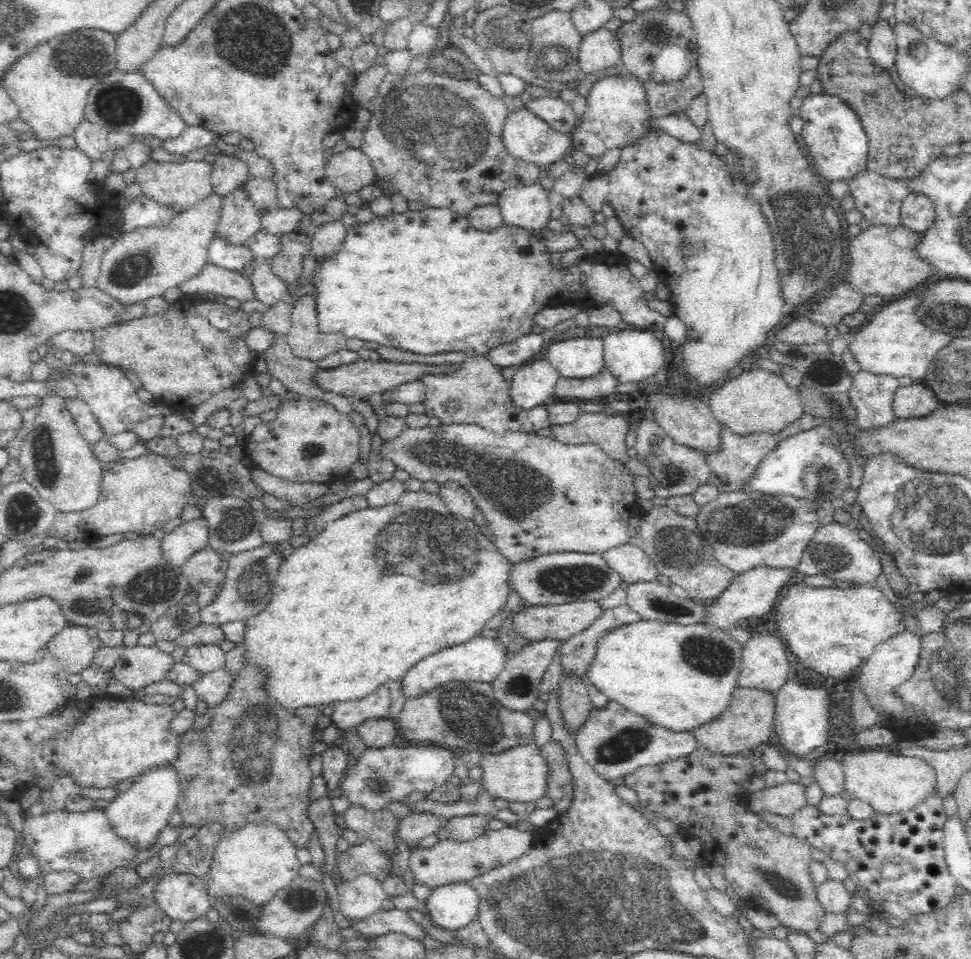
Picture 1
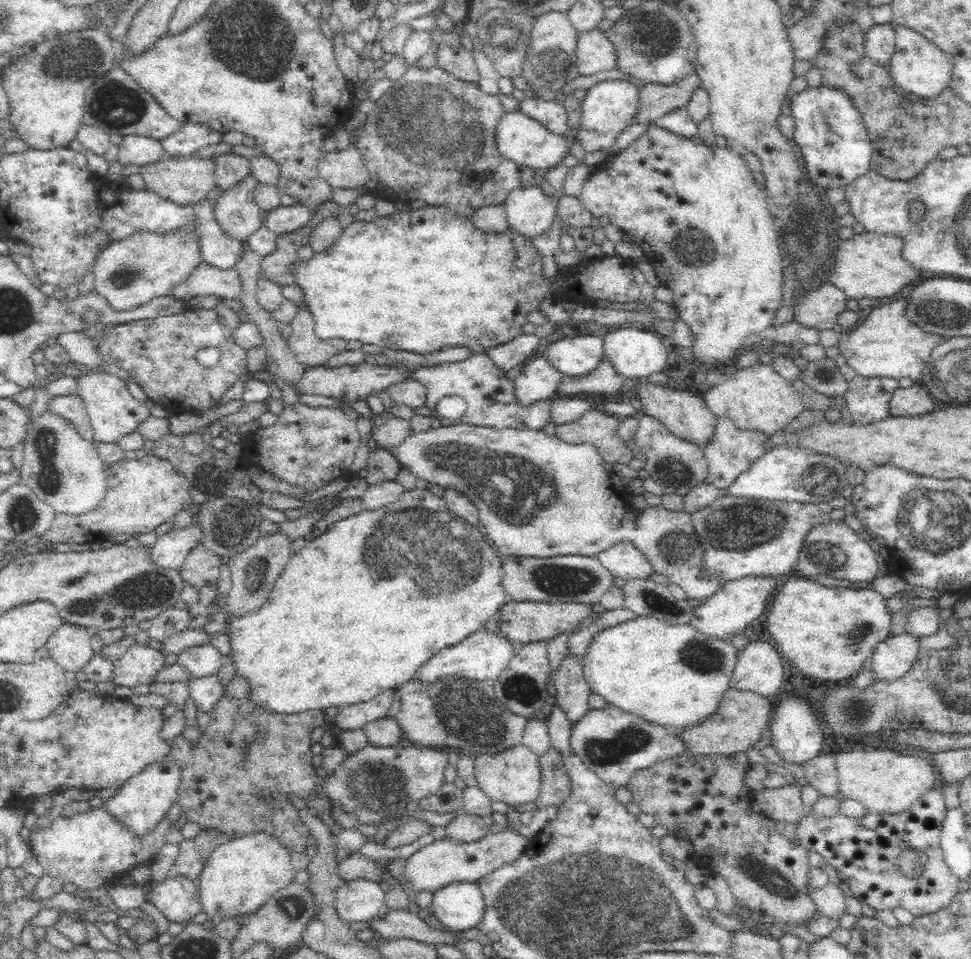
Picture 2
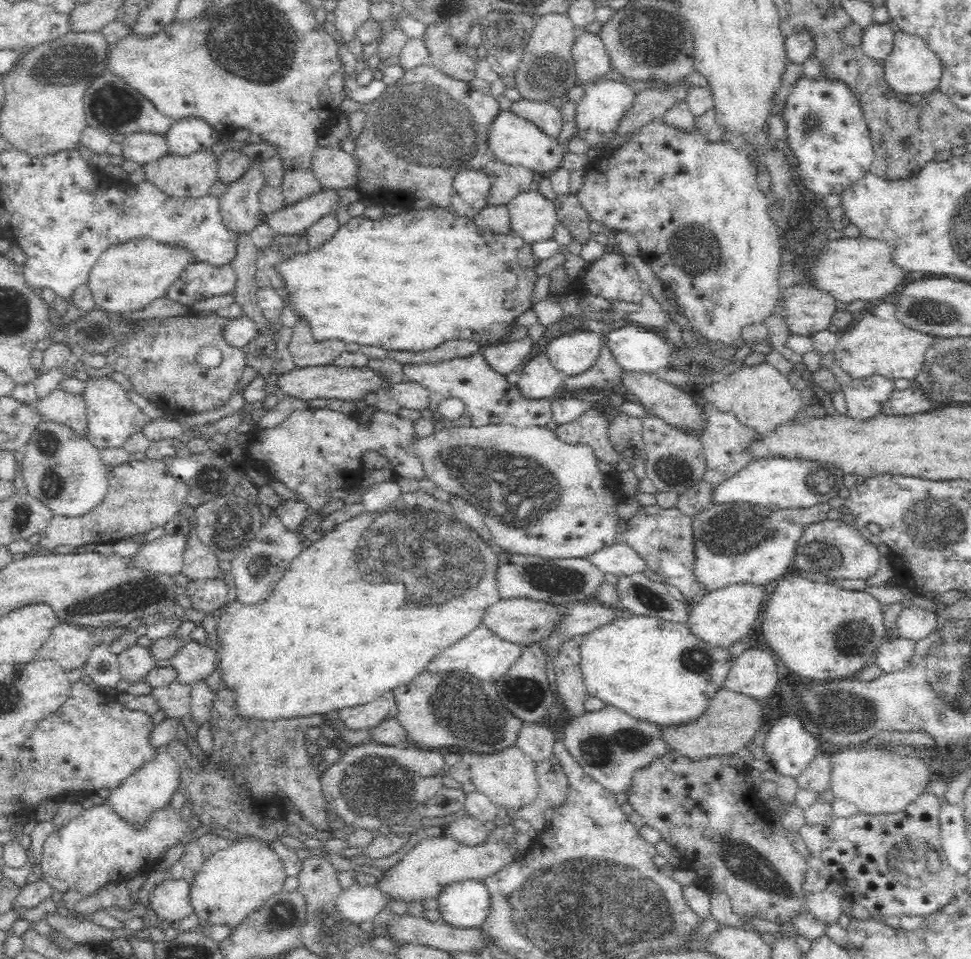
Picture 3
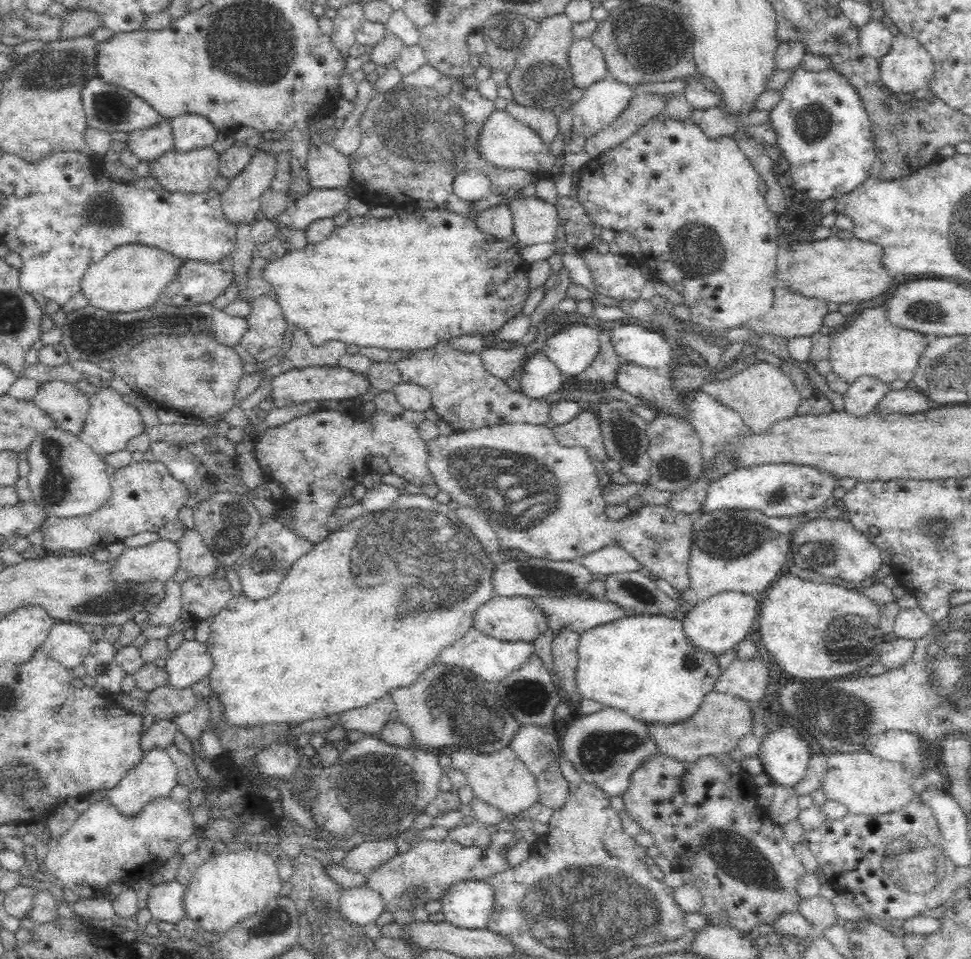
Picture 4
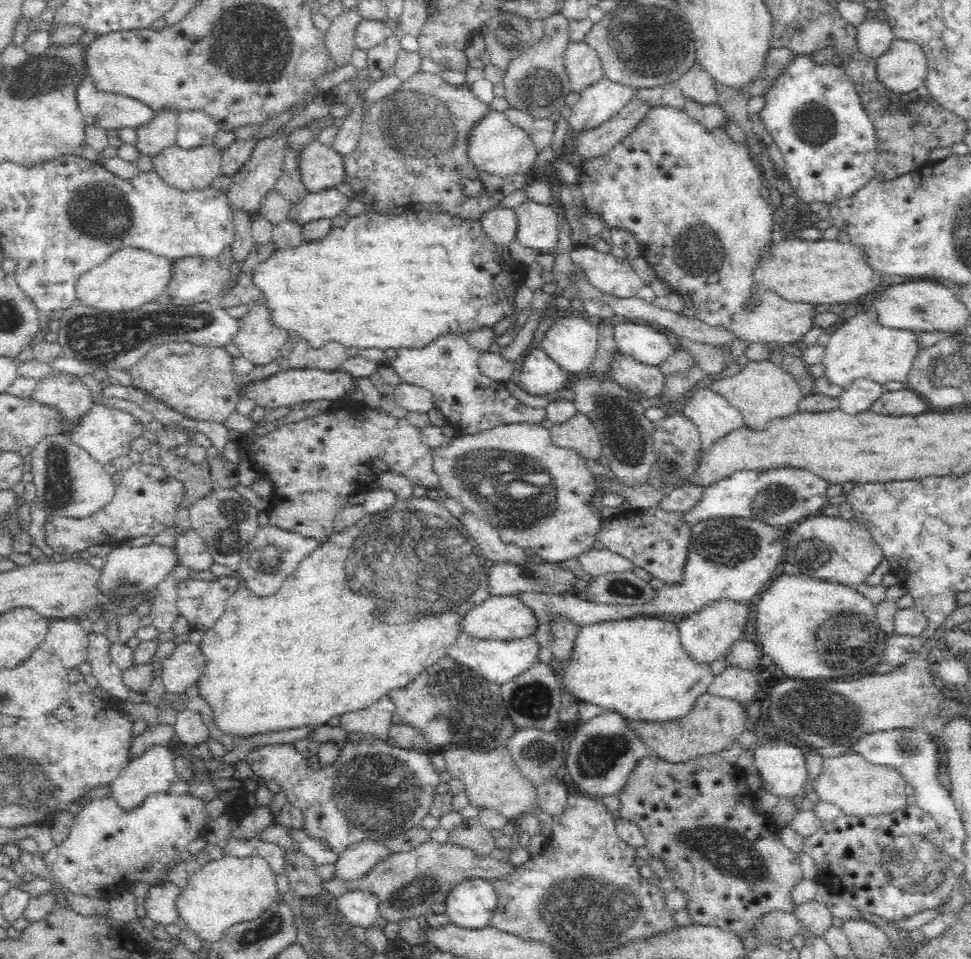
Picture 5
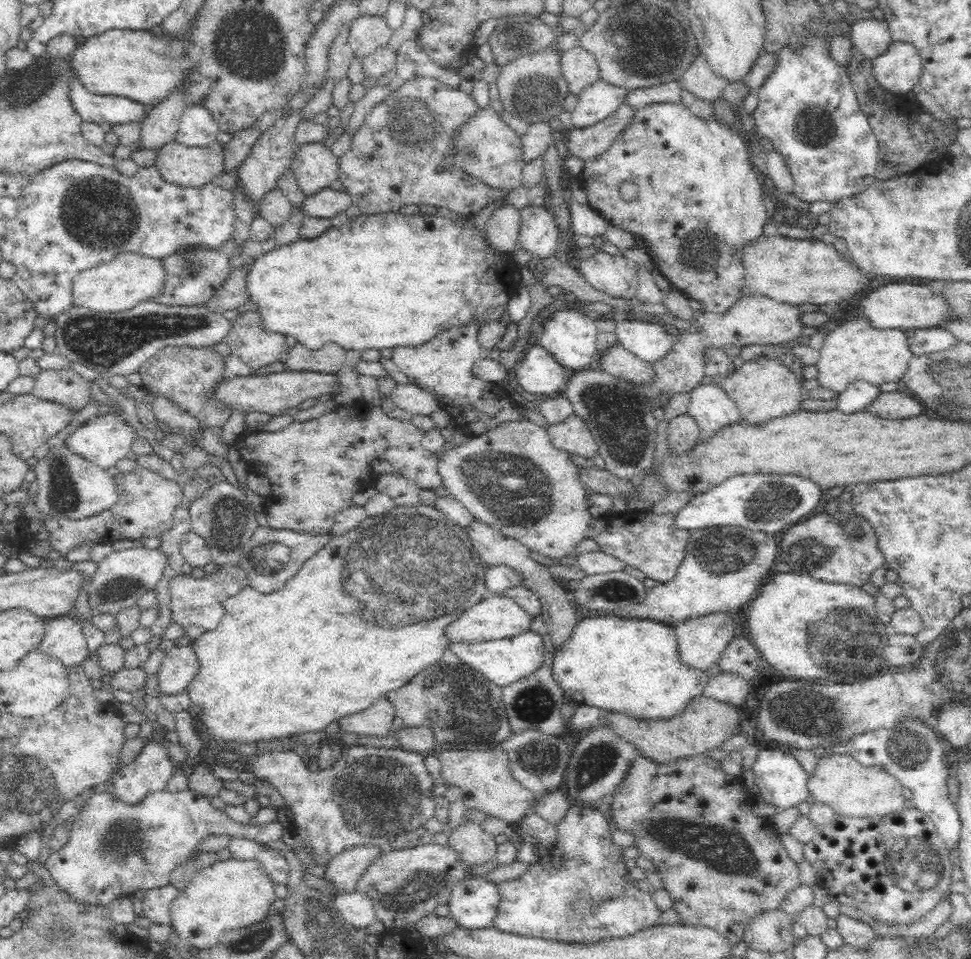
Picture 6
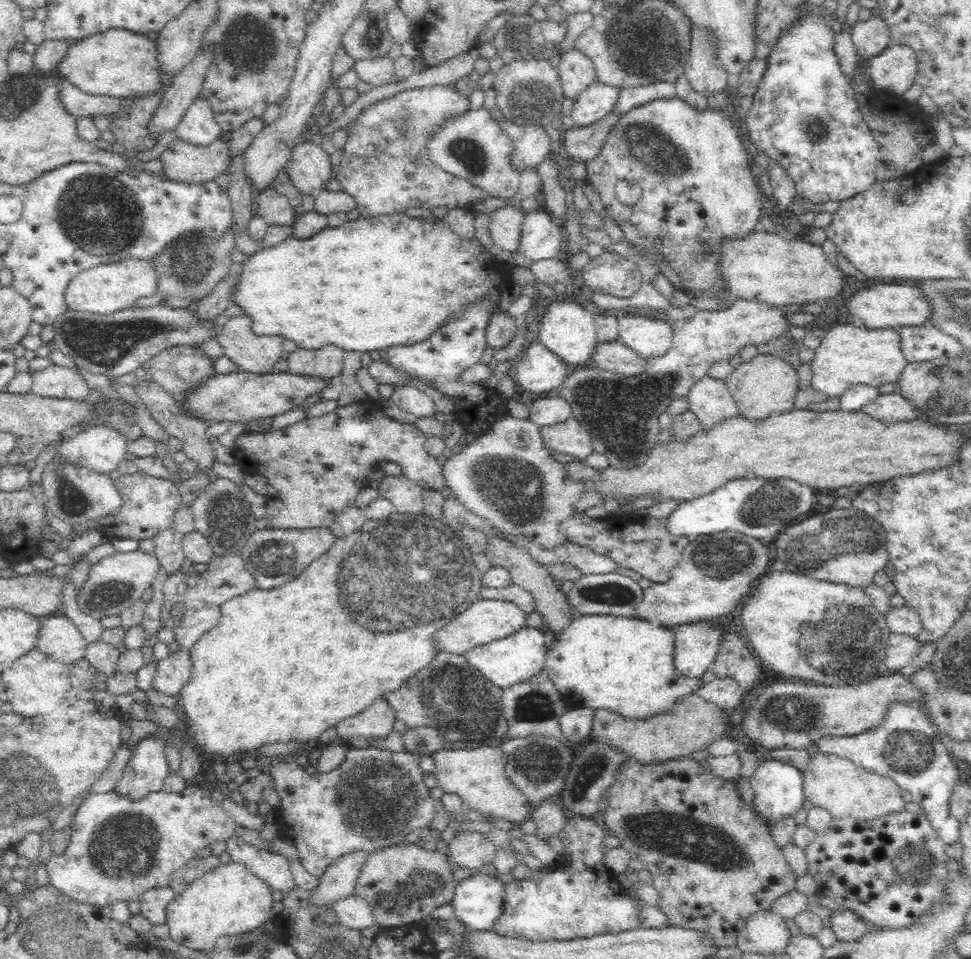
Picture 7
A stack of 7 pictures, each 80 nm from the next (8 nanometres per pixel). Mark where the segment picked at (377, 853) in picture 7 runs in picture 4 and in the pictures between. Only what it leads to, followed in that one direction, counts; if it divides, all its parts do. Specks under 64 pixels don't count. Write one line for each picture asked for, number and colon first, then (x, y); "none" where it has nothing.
4: (410, 879)
5: (407, 883)
6: (405, 885)

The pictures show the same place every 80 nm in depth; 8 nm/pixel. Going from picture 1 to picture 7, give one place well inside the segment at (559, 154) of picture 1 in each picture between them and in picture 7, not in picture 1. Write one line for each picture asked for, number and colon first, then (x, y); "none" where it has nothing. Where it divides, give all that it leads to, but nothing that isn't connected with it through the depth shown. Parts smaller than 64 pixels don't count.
2: (520, 138)
3: (513, 139)
4: (507, 142)
5: (496, 144)
6: (486, 148)
7: (472, 146)

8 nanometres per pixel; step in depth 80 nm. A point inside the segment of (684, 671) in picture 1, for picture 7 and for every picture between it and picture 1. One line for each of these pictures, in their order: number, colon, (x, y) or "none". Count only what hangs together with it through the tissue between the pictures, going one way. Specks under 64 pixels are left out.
2: (672, 675)
3: (654, 670)
4: (646, 665)
5: (637, 666)
6: (631, 666)
7: (624, 664)

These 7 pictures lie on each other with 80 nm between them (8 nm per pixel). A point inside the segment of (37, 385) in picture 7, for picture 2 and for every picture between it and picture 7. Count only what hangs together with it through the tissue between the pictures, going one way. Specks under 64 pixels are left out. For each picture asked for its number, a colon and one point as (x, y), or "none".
2: (72, 407)
3: (70, 409)
4: (68, 408)
5: (67, 394)
6: (65, 386)

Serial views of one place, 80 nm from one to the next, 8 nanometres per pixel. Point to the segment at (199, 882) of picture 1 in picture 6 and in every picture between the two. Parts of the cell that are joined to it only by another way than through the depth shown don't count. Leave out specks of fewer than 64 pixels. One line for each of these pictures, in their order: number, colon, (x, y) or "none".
2: (178, 898)
3: (170, 900)
4: (165, 901)
5: (160, 904)
6: (156, 902)

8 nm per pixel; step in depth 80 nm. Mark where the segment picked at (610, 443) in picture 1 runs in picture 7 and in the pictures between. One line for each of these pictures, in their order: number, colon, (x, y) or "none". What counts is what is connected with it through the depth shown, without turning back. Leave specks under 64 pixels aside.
2: (600, 428)
3: (591, 428)
4: (584, 431)
5: (579, 433)
6: (571, 435)
7: (569, 437)

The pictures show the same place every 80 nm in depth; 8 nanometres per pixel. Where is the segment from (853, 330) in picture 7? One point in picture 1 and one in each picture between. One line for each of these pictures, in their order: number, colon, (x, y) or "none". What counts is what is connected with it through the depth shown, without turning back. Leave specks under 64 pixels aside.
1: (895, 341)
2: (886, 343)
3: (879, 344)
4: (871, 345)
5: (862, 347)
6: (853, 351)

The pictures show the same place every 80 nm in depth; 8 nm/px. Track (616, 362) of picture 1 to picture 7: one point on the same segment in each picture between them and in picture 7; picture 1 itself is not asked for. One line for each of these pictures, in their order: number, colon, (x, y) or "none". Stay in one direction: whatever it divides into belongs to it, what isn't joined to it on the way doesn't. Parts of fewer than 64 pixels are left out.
2: (636, 353)
3: (635, 349)
4: (636, 345)
5: (644, 343)
6: (650, 341)
7: (650, 337)

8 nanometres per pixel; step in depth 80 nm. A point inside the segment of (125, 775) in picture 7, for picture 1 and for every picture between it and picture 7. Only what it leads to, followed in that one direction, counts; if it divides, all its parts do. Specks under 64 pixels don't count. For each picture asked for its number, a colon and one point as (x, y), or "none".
1: (138, 815)
2: (142, 802)
3: (149, 790)
4: (153, 779)
5: (153, 772)
6: (151, 769)

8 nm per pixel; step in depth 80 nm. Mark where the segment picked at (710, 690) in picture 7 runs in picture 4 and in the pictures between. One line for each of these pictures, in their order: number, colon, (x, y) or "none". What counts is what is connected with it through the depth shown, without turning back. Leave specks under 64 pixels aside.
4: (749, 678)
5: (735, 682)
6: (731, 689)

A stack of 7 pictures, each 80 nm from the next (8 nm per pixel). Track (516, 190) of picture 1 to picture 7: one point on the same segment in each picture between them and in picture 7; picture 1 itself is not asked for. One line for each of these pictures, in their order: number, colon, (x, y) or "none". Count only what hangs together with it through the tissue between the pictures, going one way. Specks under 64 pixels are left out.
2: (528, 210)
3: (533, 217)
4: (535, 221)
5: (537, 224)
6: (539, 236)
7: (540, 240)

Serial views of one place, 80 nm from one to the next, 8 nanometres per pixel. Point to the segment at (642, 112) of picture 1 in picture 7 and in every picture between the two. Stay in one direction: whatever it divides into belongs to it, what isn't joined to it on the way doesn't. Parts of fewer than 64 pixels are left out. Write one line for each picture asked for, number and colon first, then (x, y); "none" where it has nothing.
2: (609, 107)
3: (599, 114)
4: (602, 102)
5: (598, 103)
6: (600, 100)
7: (596, 102)

